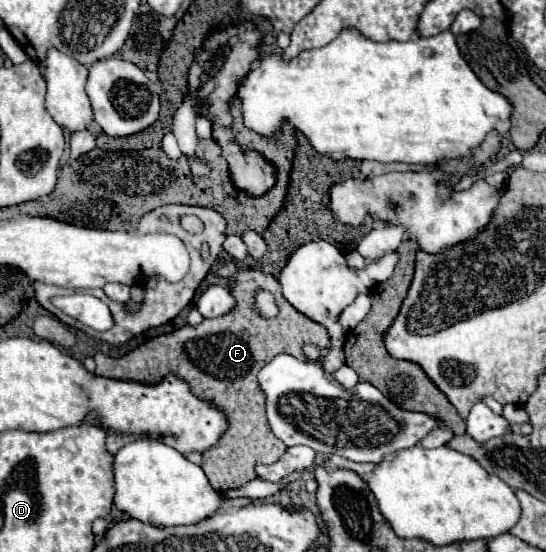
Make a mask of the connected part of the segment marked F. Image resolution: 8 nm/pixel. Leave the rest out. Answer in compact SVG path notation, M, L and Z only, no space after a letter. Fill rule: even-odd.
M220 261L216 271L218 277L232 279L232 291L244 291L244 297L238 297L236 307L216 319L204 319L200 325L184 325L168 335L154 337L120 359L96 353L96 375L122 381L138 383L160 383L168 373L174 373L178 379L186 381L190 393L202 401L214 403L228 419L228 429L222 433L216 447L202 453L202 469L210 485L220 491L228 487L240 487L250 479L256 479L256 465L272 465L284 453L286 445L272 433L268 419L264 417L264 393L258 387L258 371L278 353L288 353L296 359L304 359L302 345L316 343L324 351L330 345L330 337L324 325L312 321L310 317L296 311L280 293L280 283L276 277L266 275L258 269L238 269L232 261ZM256 289L270 289L280 305L280 315L272 321L264 321L252 313L252 293Z

